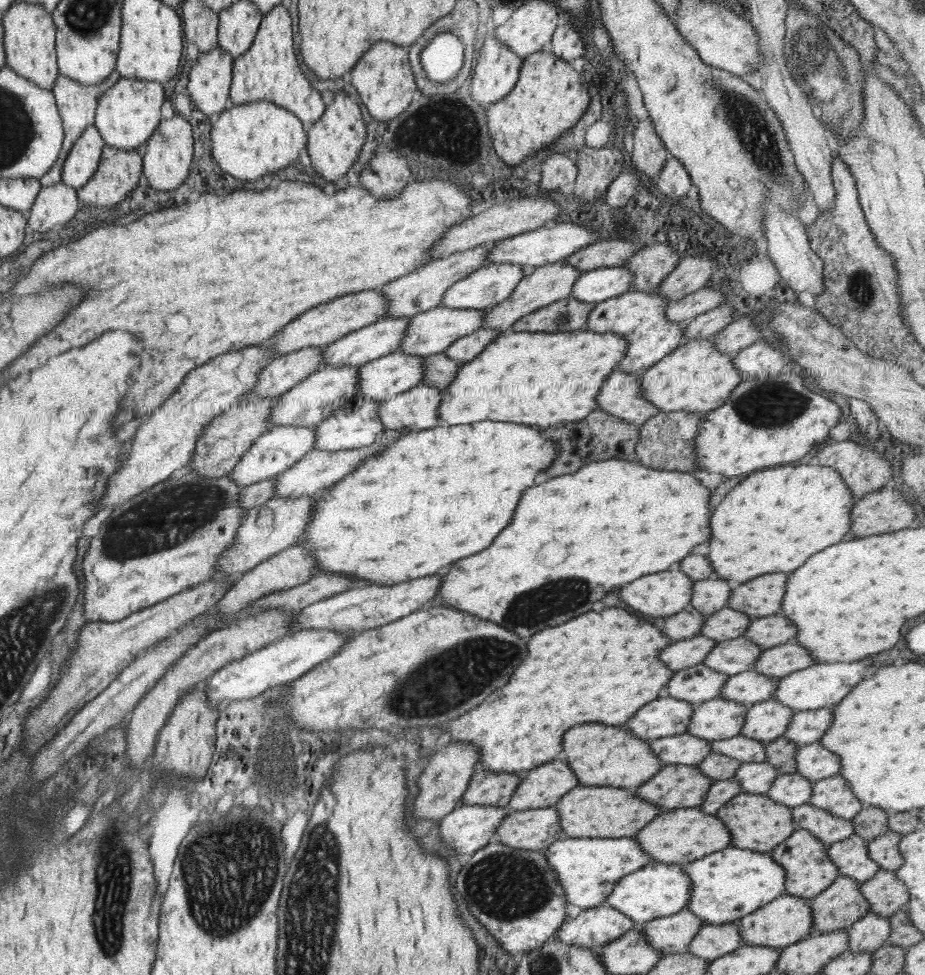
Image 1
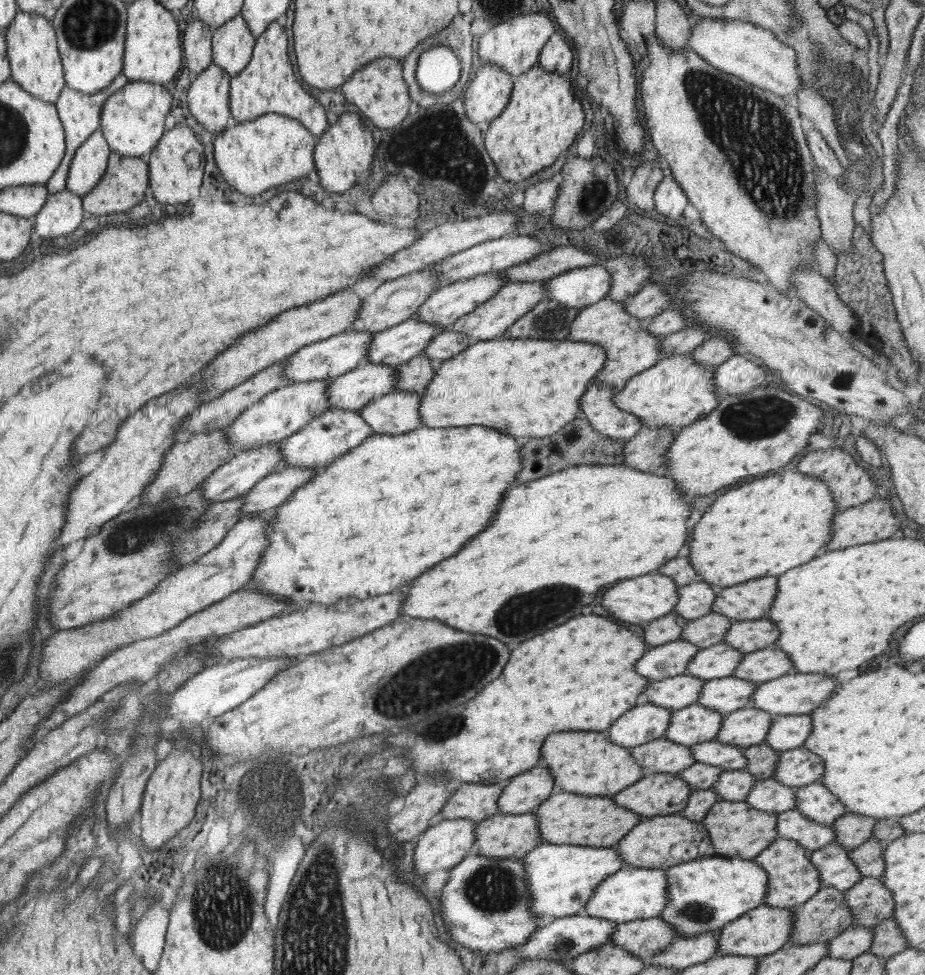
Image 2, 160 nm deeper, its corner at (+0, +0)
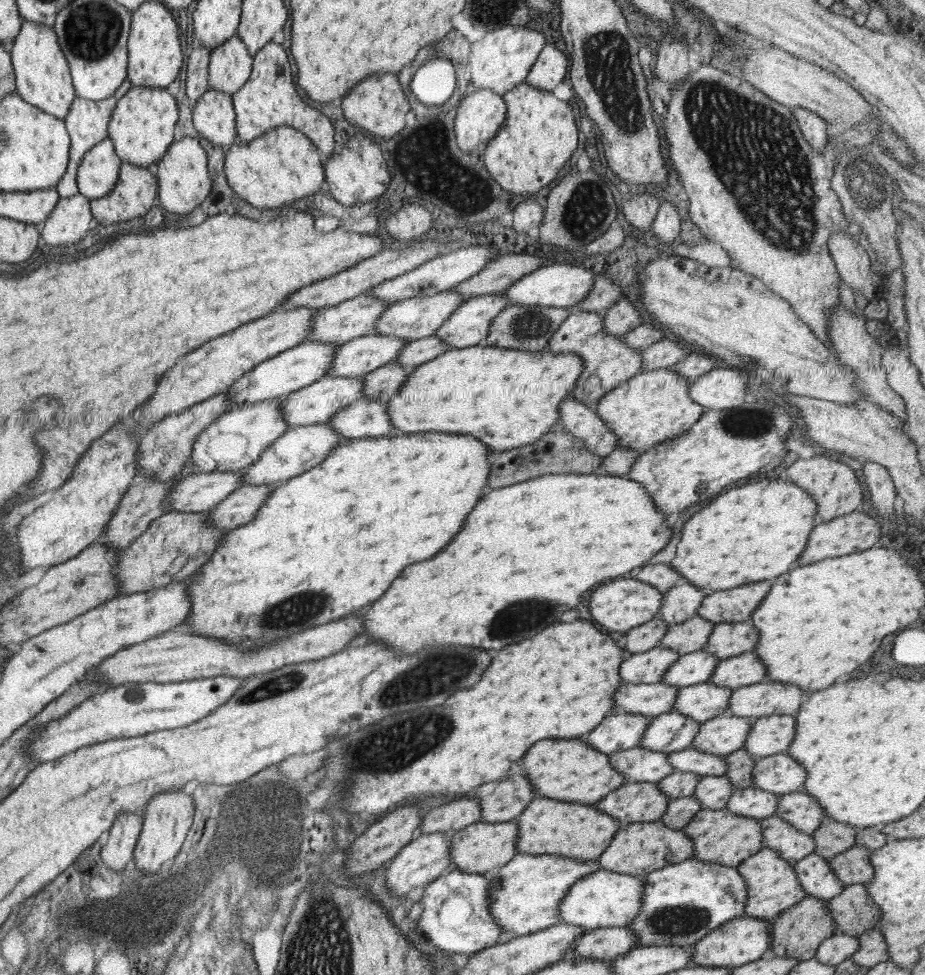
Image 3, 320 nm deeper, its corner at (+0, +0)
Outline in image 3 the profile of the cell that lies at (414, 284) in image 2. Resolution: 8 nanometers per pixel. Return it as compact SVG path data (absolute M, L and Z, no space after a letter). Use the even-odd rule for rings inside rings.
M361 293L349 300L344 300L339 304L317 309L312 316L310 333L307 340L315 342L333 342L343 344L358 336L371 335L374 332L374 322L390 304L393 302L383 302L372 294Z

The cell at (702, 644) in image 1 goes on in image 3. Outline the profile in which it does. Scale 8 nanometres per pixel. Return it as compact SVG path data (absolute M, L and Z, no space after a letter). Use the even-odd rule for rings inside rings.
M661 646L650 648L645 652L627 655L619 666L621 683L653 684L660 682L662 674L678 659L674 650Z

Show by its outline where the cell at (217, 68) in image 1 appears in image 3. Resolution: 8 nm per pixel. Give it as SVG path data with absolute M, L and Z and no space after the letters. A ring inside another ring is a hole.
M208 87L192 107L194 129L210 143L229 148L236 138L235 113L229 94Z

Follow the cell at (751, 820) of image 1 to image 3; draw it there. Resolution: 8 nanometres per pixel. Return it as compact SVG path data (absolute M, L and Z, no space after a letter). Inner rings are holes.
M725 808L719 810L699 809L681 829L692 841L692 856L698 862L736 867L748 856L753 856L761 848L759 819L733 814Z

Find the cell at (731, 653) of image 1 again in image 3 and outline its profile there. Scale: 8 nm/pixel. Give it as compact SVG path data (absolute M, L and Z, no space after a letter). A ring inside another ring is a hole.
M702 649L679 655L662 674L660 682L676 688L706 682L719 660Z

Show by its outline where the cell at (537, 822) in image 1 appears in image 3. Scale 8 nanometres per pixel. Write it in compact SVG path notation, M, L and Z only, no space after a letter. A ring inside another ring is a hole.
M513 819L511 821L495 824L477 821L458 831L454 831L450 833L450 851L448 853L451 866L449 866L448 870L457 869L462 870L463 872L492 876L496 869L501 868L501 866L503 866L513 855L517 854L515 848L516 836L517 823Z

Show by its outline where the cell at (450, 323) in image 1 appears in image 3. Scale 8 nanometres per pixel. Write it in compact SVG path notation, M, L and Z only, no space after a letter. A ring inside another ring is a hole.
M376 333L352 338L336 348L327 375L347 378L371 372L393 361L406 342Z

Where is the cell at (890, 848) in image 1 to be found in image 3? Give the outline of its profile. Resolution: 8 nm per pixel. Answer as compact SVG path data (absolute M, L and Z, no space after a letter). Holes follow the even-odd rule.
M853 846L827 860L835 878L843 887L849 884L866 884L873 878L868 856L871 850Z

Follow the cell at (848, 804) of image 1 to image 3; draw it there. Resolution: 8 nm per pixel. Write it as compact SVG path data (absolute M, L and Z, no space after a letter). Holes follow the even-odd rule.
M802 790L778 795L774 815L809 835L826 816L817 801Z

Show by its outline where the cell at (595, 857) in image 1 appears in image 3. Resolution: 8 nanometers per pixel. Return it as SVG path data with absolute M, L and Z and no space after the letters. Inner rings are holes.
M521 854L513 855L492 875L488 890L488 911L495 925L503 929L503 938L525 936L557 925L557 905L565 891L582 876L599 869L598 859L579 862L564 856Z

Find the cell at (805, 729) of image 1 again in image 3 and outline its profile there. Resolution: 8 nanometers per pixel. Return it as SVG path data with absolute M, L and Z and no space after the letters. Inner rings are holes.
M786 714L760 716L751 720L743 748L753 758L785 752L793 740L795 717Z

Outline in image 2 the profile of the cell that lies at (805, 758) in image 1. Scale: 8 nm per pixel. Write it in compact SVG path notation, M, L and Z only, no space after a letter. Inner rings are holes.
M806 748L780 751L771 778L789 788L819 782L822 778L822 760Z

